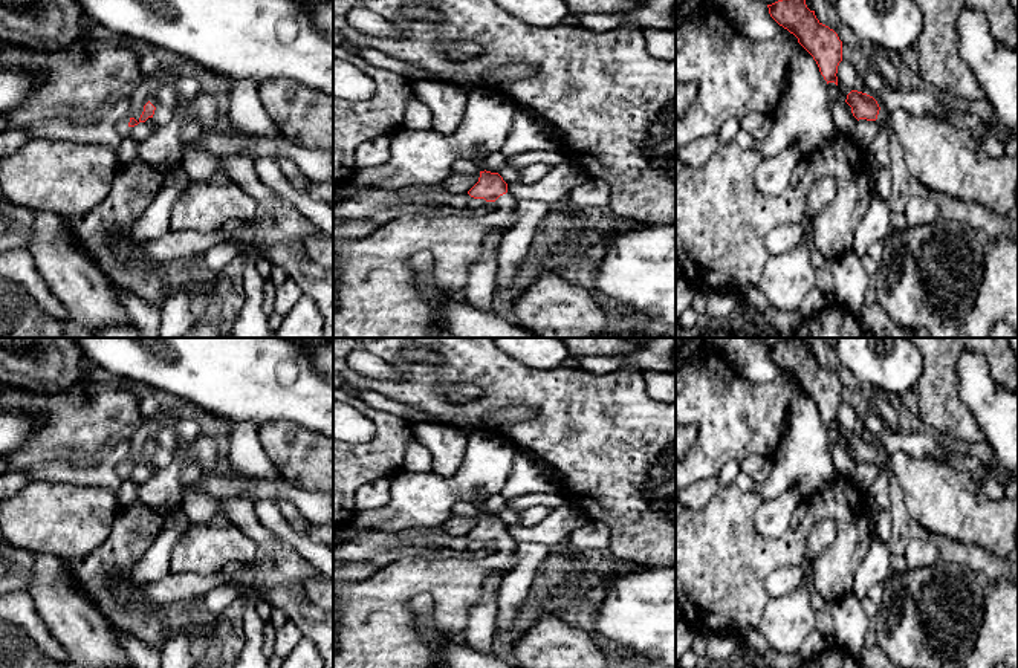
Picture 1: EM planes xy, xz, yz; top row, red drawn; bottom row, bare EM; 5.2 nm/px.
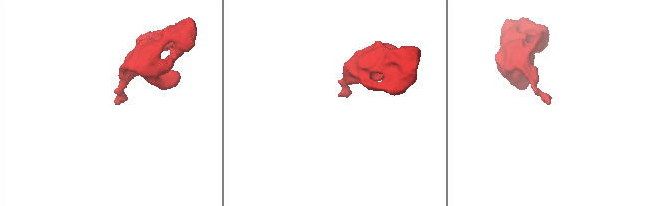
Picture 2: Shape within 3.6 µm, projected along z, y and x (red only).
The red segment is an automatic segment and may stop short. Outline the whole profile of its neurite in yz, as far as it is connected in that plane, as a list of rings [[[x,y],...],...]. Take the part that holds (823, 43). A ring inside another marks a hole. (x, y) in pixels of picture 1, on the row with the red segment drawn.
[[[778,0],[767,5],[770,17],[813,57],[821,75],[838,86],[838,66],[842,61],[842,41],[838,34],[822,24],[806,0]]]

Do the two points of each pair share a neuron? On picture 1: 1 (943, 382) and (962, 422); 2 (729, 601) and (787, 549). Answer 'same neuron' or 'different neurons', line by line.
1: same neuron
2: same neuron

